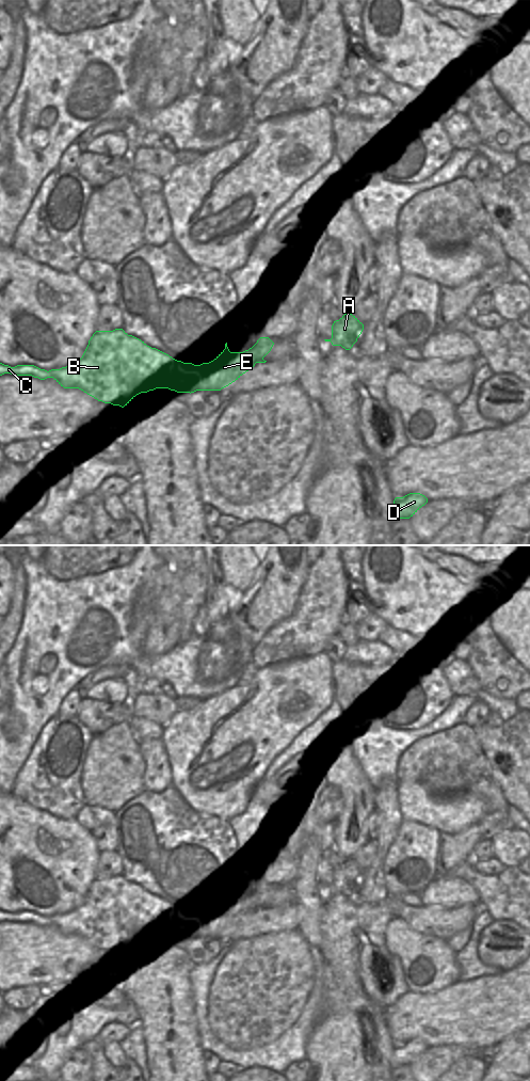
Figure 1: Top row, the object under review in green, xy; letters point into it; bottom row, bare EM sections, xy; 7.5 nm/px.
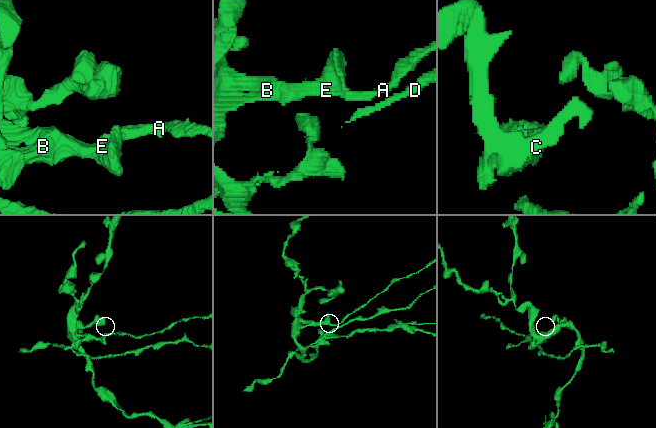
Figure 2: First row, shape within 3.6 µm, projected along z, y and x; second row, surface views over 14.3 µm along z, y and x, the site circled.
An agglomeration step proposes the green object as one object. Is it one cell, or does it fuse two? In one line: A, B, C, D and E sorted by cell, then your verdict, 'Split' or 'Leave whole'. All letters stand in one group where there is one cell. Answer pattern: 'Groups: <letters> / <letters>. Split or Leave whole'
Groups: A / B C D E. Split

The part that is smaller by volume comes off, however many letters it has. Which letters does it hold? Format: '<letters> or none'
A

